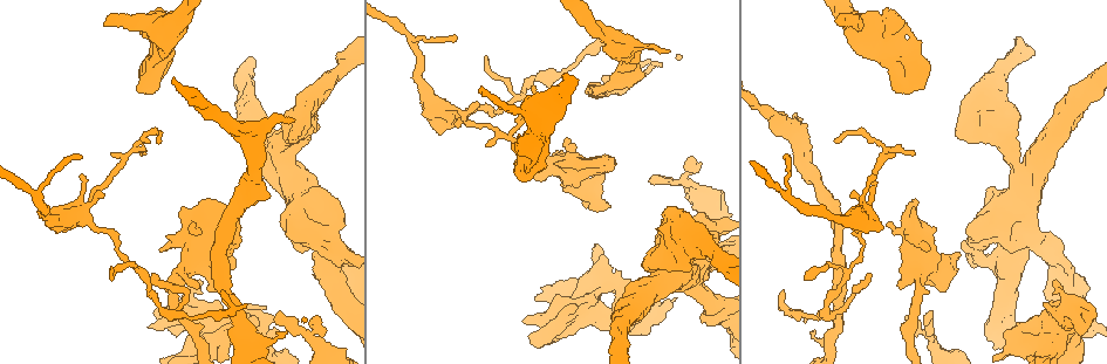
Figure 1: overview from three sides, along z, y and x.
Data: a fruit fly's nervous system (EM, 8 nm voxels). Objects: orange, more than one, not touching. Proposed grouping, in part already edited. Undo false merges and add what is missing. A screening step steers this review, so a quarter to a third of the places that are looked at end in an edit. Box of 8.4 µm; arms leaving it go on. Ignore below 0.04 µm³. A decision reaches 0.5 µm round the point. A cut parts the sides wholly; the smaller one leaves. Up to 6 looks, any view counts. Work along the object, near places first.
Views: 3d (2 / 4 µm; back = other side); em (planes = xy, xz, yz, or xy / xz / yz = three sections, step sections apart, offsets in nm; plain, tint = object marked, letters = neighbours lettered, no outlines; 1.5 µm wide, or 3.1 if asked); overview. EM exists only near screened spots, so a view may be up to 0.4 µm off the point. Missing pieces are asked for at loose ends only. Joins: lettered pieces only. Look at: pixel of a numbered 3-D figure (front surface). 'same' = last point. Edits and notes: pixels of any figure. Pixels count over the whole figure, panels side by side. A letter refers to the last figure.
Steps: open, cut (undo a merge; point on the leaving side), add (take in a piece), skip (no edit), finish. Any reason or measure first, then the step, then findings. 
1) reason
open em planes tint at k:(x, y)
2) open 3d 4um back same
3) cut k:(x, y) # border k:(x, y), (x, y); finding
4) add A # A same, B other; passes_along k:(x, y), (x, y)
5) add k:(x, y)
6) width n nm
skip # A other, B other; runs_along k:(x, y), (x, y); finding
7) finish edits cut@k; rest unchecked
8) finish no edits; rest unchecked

an open end
open em yz step 4 tint at 1:(693, 158)

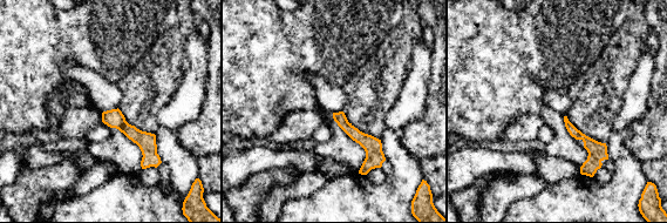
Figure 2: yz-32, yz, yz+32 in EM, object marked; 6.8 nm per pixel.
open em xy step 8 letters same

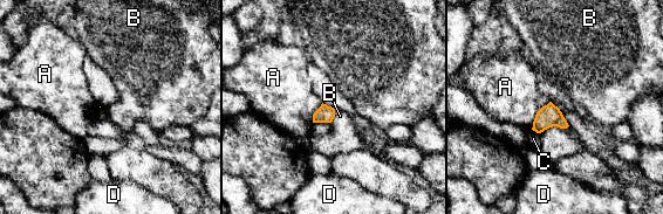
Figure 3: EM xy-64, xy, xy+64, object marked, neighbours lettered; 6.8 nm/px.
longest_contact A 240 nm
skip # A other, B other, C other, D other; border 3:(335, 110), (335, 116), (330, 122); none of them fits

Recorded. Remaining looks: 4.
branch stops here
open em planes letters at 1:(926, 251)

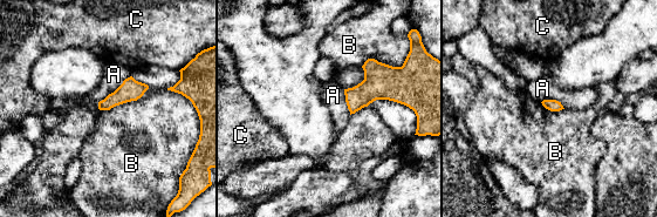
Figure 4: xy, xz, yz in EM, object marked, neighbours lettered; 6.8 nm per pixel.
longest_contact B 380 nm
skip # A other, B other, C other; none of them fits

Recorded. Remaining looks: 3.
free end
open 3d 4um at 1:(480, 90)

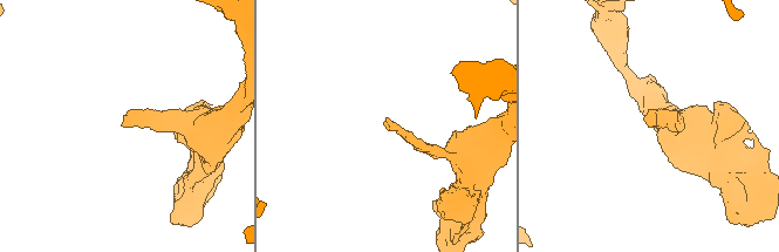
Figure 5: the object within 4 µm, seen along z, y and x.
now the EM
open em xz step 8 tint at 5:(125, 122)

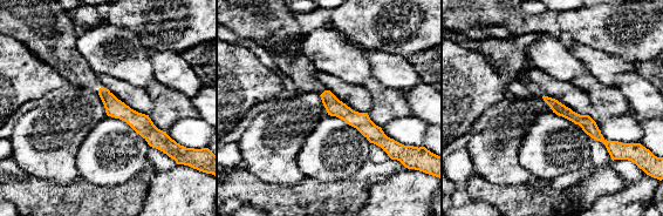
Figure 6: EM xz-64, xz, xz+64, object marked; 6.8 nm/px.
open em xz step 8 letters same

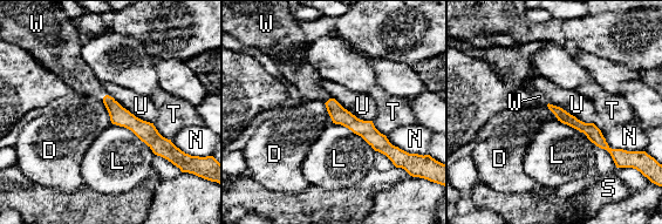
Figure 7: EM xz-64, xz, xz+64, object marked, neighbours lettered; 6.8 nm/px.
add W # D other, L other, N other, S other, T other, U other, W same; passes_along 7:(339, 115), (327, 101), (304, 76); it goes on there

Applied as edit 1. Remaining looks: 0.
finish edits add@7; rest unchecked

